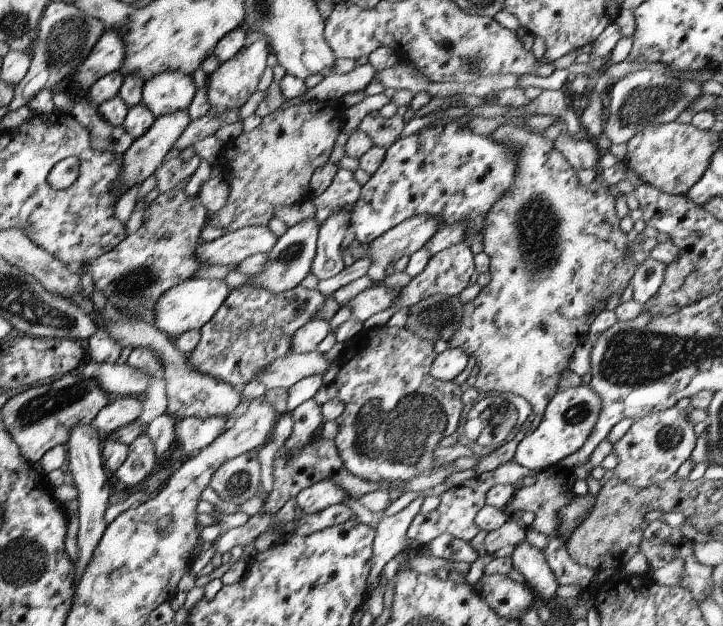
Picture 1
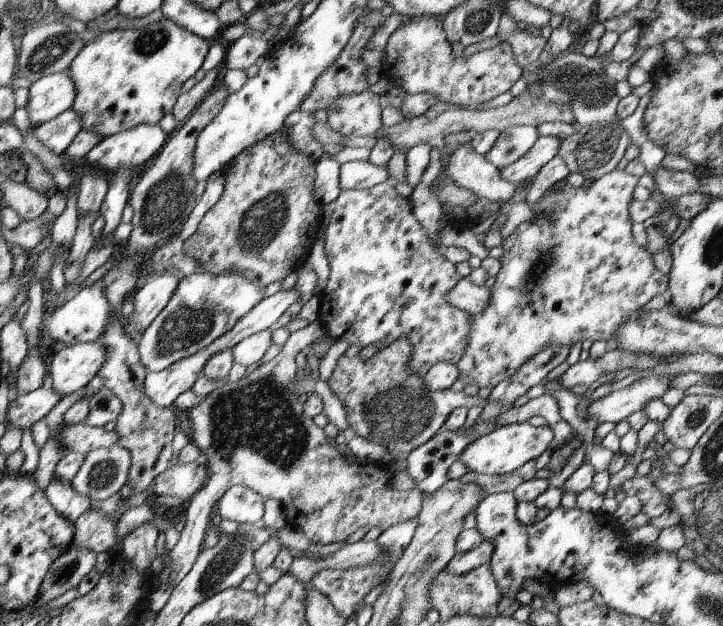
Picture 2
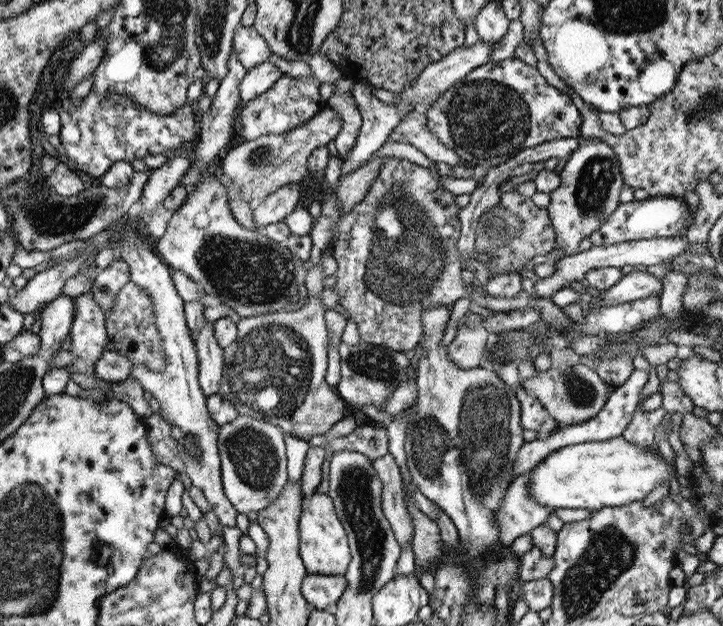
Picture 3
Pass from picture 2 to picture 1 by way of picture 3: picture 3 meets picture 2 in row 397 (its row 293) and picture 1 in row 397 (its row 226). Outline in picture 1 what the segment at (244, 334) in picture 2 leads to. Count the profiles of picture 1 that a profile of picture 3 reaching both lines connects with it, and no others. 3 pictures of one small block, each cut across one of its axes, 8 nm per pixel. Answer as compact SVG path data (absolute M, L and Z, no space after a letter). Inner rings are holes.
M113 398L109 404L105 404L105 408L101 408L93 422L97 426L97 432L105 432L107 436L113 434L115 430L131 424L133 420L137 420L141 416L141 402L137 398Z

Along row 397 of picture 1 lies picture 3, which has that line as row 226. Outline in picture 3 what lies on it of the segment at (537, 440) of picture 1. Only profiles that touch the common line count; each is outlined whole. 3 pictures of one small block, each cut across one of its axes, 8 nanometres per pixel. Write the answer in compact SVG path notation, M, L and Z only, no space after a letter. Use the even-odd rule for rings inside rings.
M593 138L579 140L579 150L575 150L559 174L561 184L549 194L549 220L555 230L555 248L567 254L579 254L579 244L597 232L597 226L617 208L619 192L623 188L621 170L617 164L617 154L605 142L593 142Z

